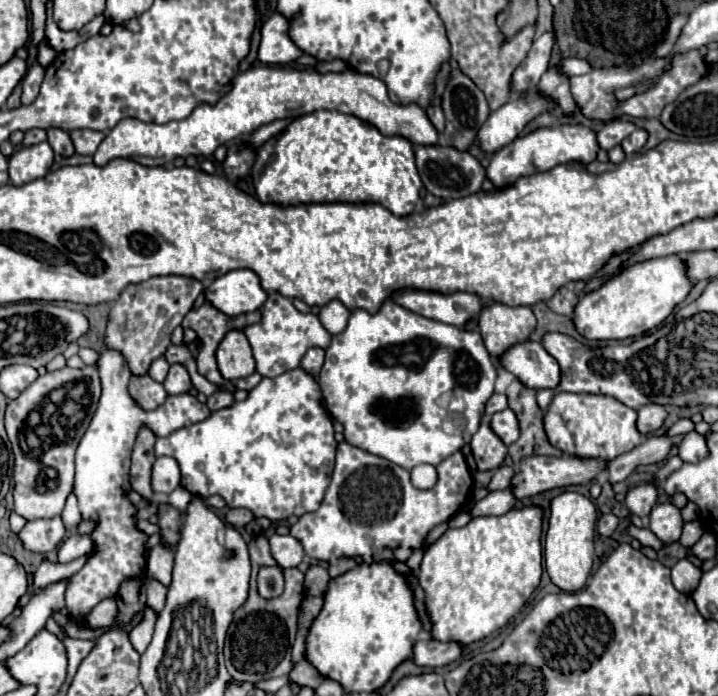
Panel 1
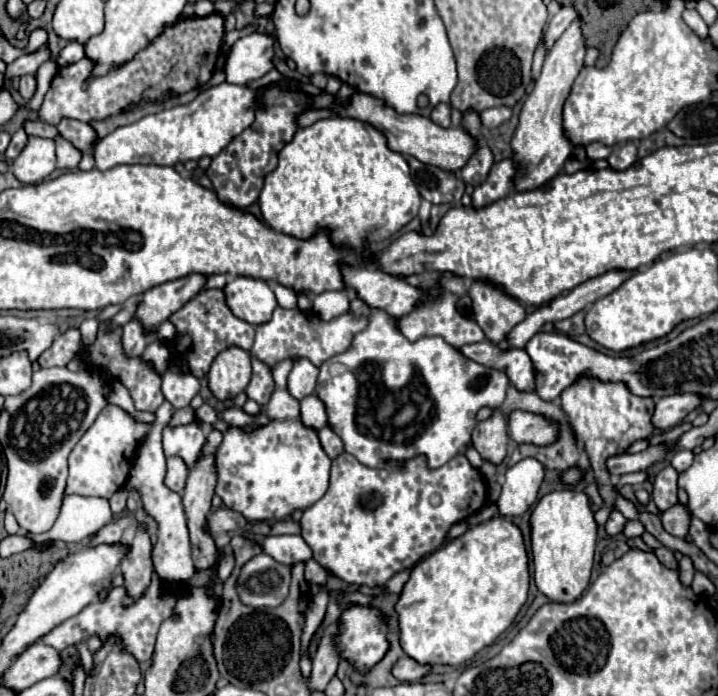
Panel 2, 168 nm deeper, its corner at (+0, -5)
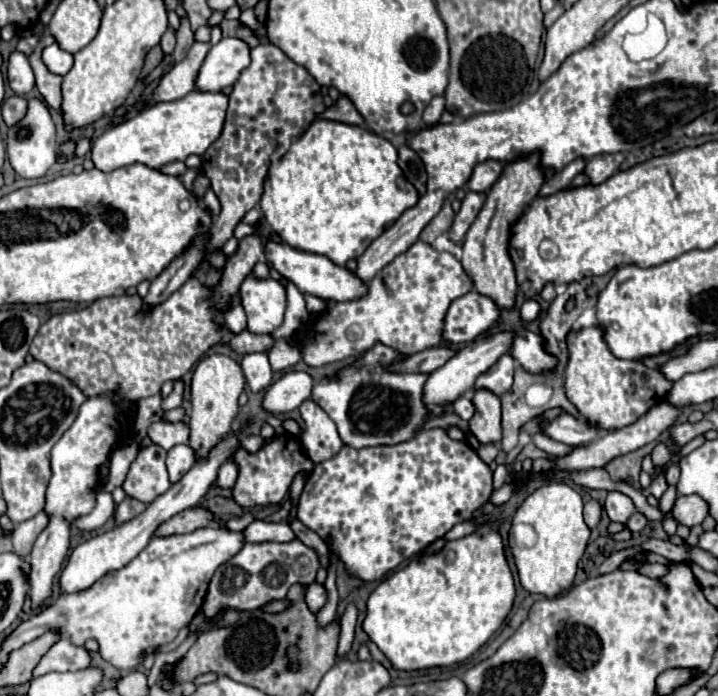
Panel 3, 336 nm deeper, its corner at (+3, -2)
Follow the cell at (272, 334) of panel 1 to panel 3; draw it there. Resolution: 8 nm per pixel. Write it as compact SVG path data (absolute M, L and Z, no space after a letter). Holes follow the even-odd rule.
M418 240L416 244L412 244L405 253L397 256L383 269L382 278L376 276L370 282L368 294L364 298L350 300L350 302L338 302L338 304L334 304L334 308L328 308L320 316L320 332L316 332L312 328L300 330L298 348L302 352L302 360L308 366L324 366L330 362L354 358L354 356L360 356L362 352L366 352L368 348L372 348L376 344L376 340L400 350L406 356L422 352L432 346L440 346L442 344L442 324L446 320L448 306L452 304L452 300L468 294L470 290L472 290L472 282L470 282L468 274L464 272L462 264L452 254L436 252L426 242Z

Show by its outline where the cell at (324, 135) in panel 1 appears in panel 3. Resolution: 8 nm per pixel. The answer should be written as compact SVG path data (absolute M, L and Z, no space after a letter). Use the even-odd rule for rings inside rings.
M314 120L308 130L290 146L290 150L270 166L264 180L260 208L268 228L276 232L288 246L328 256L334 264L344 266L350 258L362 256L362 252L386 228L390 228L404 210L416 206L418 198L420 196L416 188L412 188L398 166L398 152L392 142L368 132L362 126L334 120Z

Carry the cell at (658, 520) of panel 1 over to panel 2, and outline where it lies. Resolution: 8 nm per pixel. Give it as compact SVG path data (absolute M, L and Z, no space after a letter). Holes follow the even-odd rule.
M673 505L671 509L667 509L663 515L661 515L661 521L663 521L663 527L675 535L675 537L685 537L687 531L689 531L689 525L691 525L691 511L687 505Z

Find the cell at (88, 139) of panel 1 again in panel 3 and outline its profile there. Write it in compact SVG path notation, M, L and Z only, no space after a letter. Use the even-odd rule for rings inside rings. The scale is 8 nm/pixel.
M44 32L44 34L40 36L40 40L38 40L34 52L32 52L28 58L30 58L30 66L32 66L34 74L36 74L36 86L38 86L40 94L42 94L44 102L46 102L52 110L62 112L62 110L60 110L60 108L62 108L62 76L52 74L52 72L44 66L44 62L42 62L42 50L44 50L46 46L54 44L54 42L56 42L54 36L52 36L50 32Z

